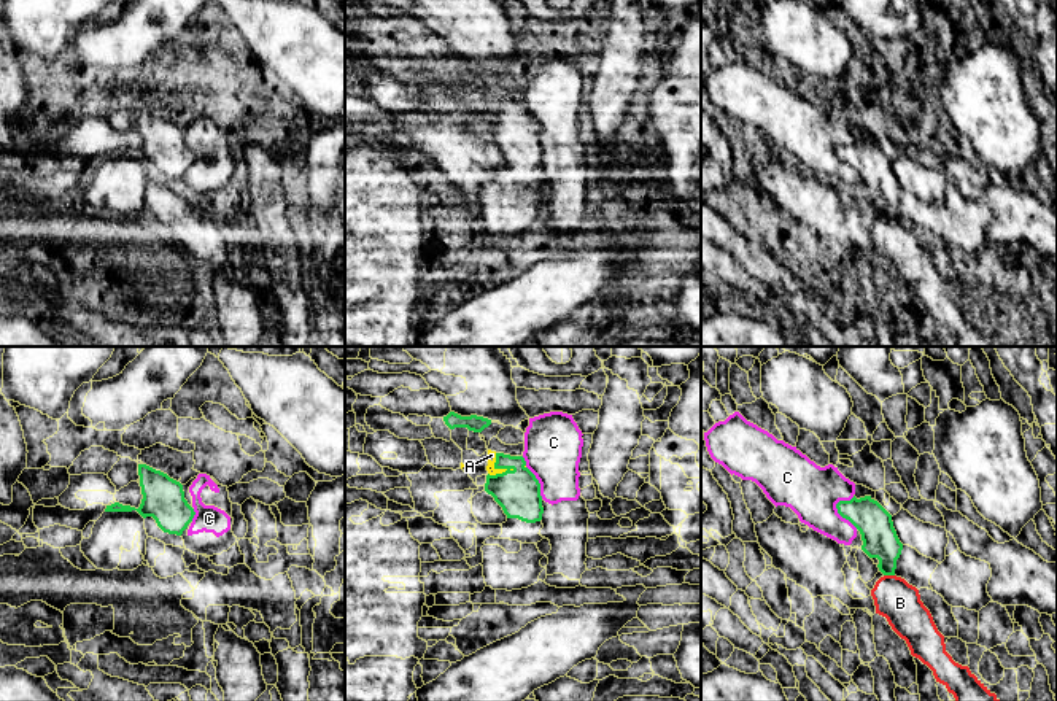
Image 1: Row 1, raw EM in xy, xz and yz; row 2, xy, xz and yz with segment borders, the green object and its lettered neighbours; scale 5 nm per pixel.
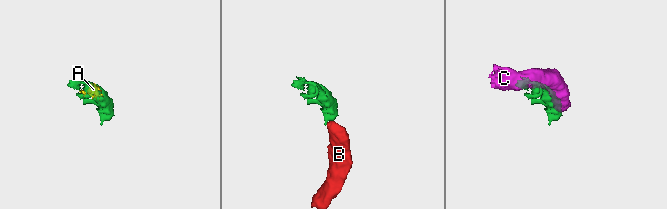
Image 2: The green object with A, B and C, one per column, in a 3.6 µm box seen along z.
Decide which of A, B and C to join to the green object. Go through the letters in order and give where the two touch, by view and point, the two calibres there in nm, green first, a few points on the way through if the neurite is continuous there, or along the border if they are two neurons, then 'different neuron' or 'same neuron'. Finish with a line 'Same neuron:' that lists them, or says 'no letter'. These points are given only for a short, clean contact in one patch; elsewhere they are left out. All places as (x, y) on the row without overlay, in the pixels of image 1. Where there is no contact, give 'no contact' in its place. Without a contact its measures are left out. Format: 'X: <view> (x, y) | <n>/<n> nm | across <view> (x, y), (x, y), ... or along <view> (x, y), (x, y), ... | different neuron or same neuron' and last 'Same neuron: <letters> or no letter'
A: xz (498, 112) | 220/50 nm | same neuron
B: yz (889, 218) | 180/220 nm | along yz (884, 218), (894, 220) | different neuron
C: yz (841, 159) | 180/280 nm | along yz (840, 143), (836, 148), (838, 156), (857, 172) | different neuron
Same neuron: A

